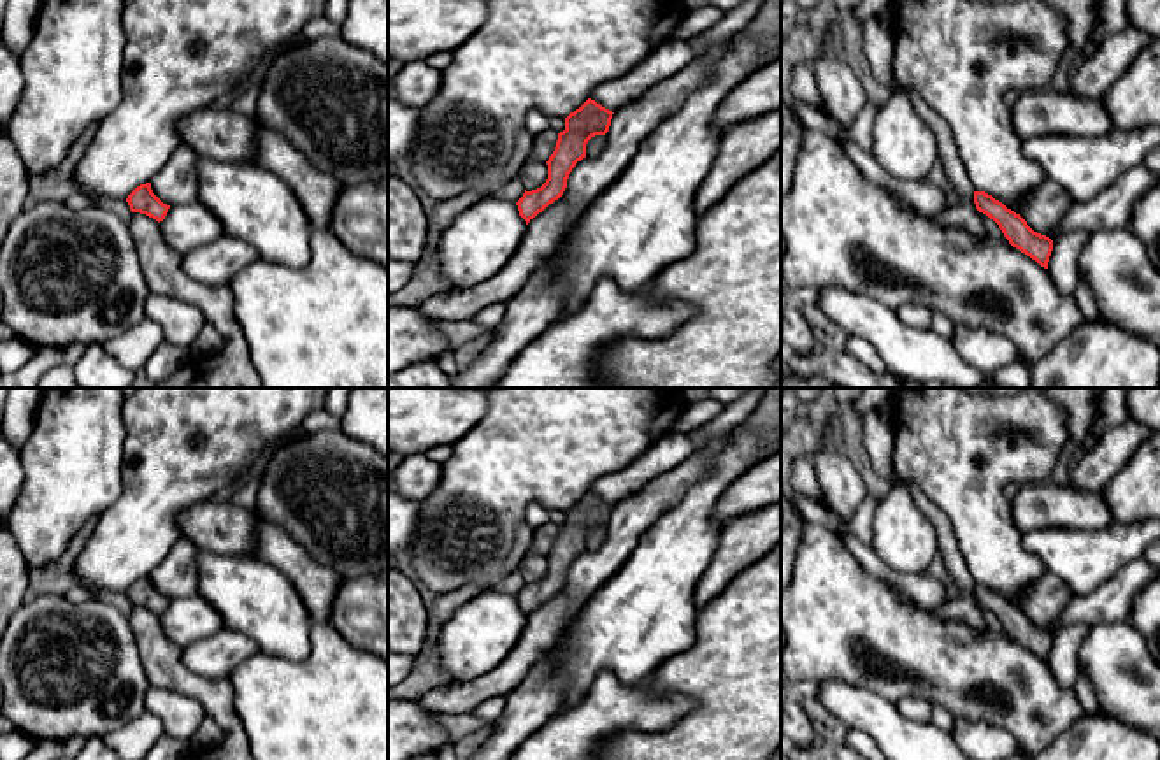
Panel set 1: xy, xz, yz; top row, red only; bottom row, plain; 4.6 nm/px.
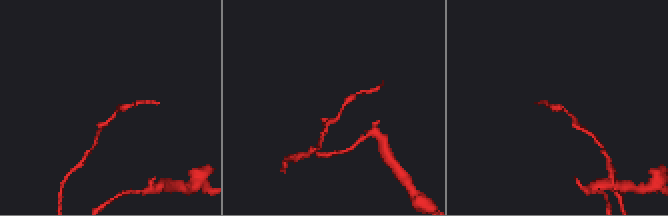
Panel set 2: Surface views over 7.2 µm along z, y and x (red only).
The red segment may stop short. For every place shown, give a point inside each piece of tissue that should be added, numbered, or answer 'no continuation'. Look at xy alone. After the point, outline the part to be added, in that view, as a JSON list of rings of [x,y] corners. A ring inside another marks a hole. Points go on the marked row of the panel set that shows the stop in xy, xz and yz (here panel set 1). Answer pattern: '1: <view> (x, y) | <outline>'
no continuation

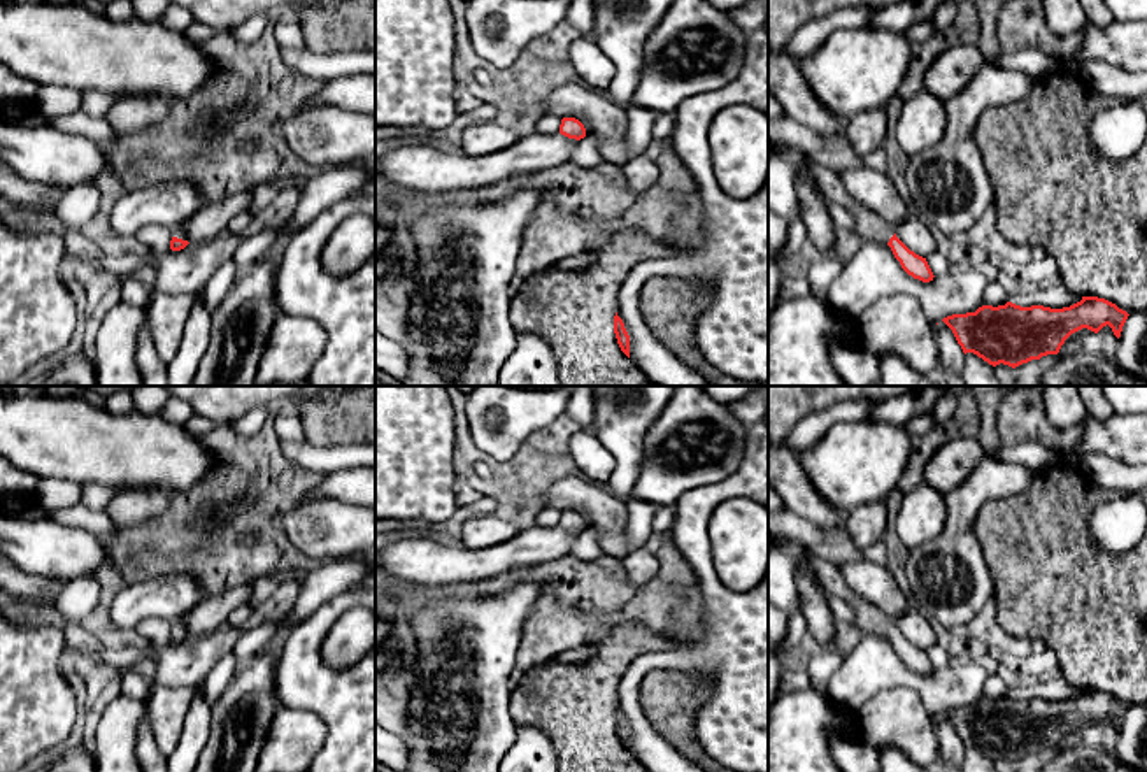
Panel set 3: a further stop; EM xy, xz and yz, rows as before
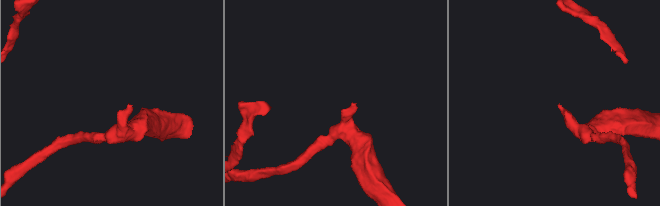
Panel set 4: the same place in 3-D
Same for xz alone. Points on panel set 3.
no continuation

